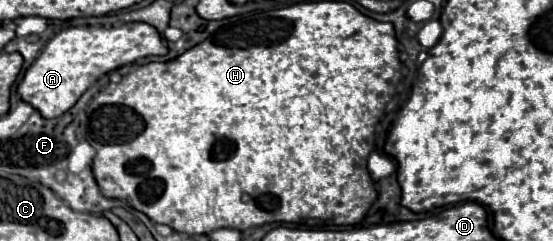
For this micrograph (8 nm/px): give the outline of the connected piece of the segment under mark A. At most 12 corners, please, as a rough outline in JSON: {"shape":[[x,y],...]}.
{"shape":[[145,22],[69,26],[25,70],[19,96],[65,114],[103,74],[167,44]]}

